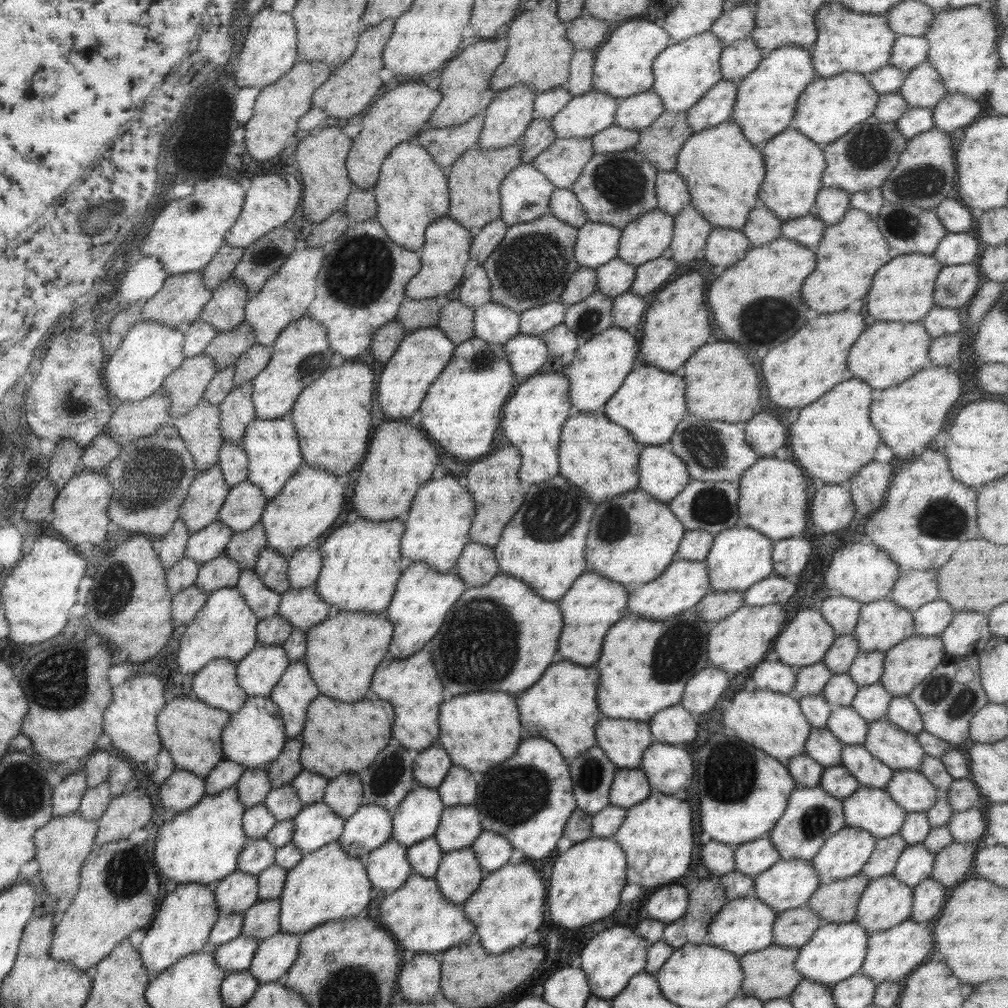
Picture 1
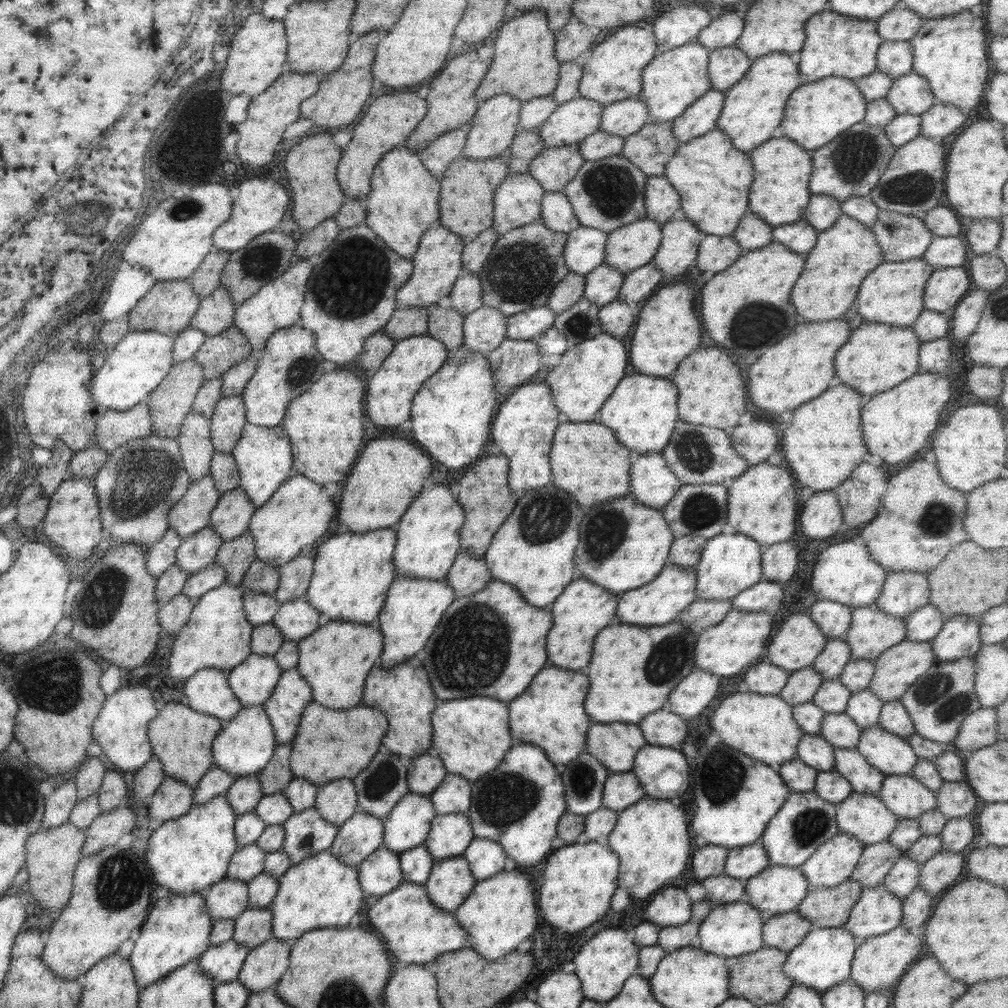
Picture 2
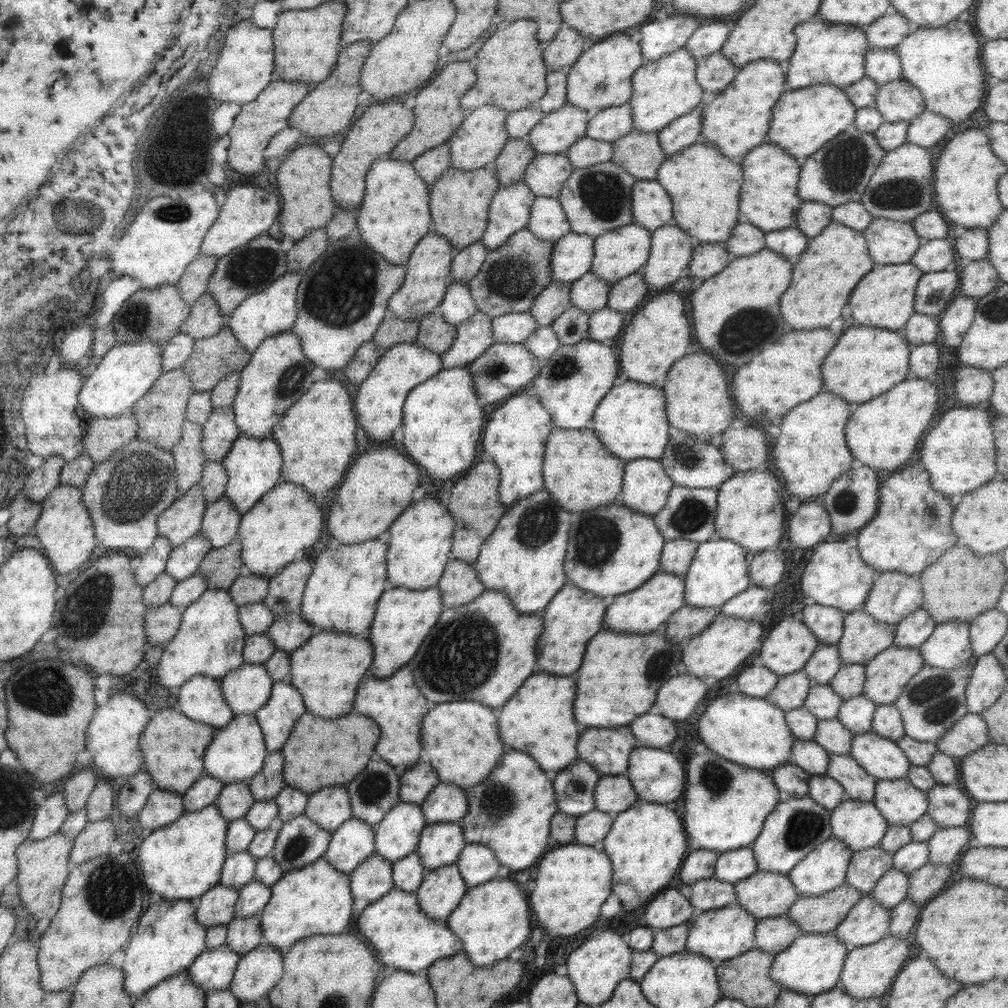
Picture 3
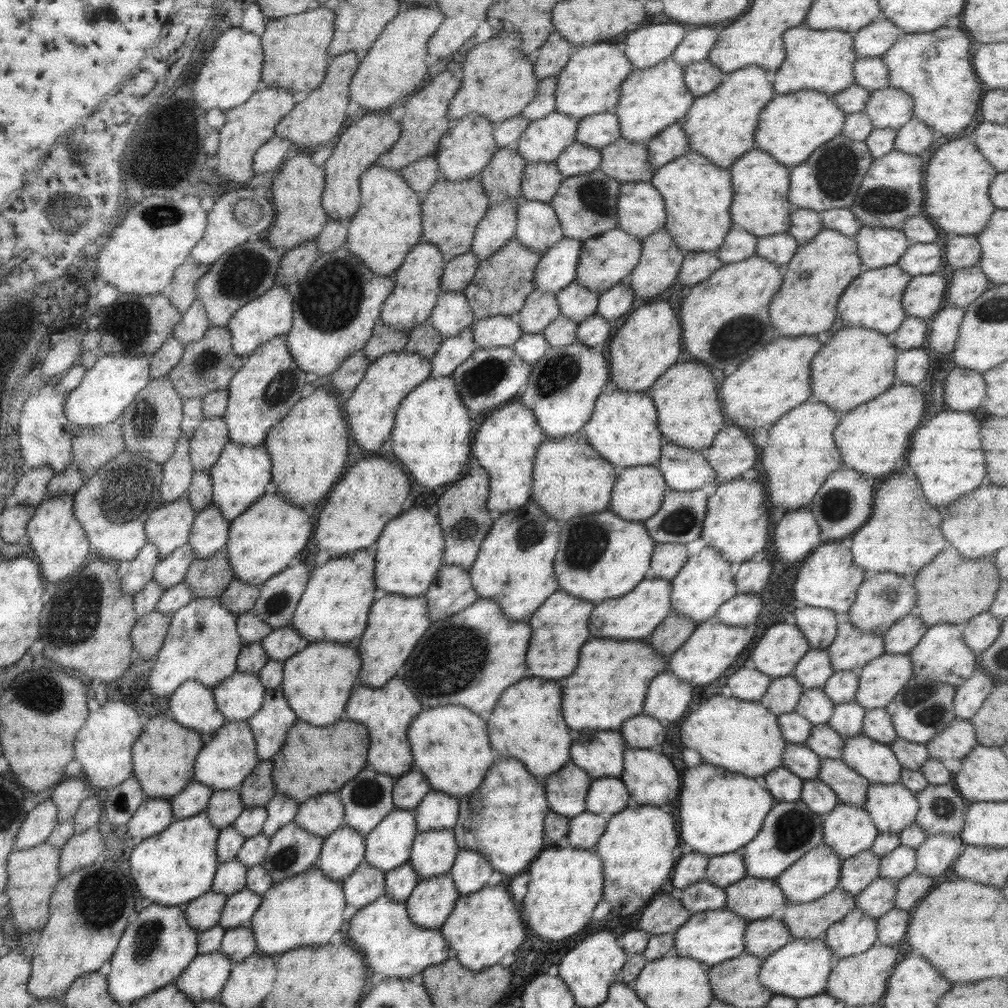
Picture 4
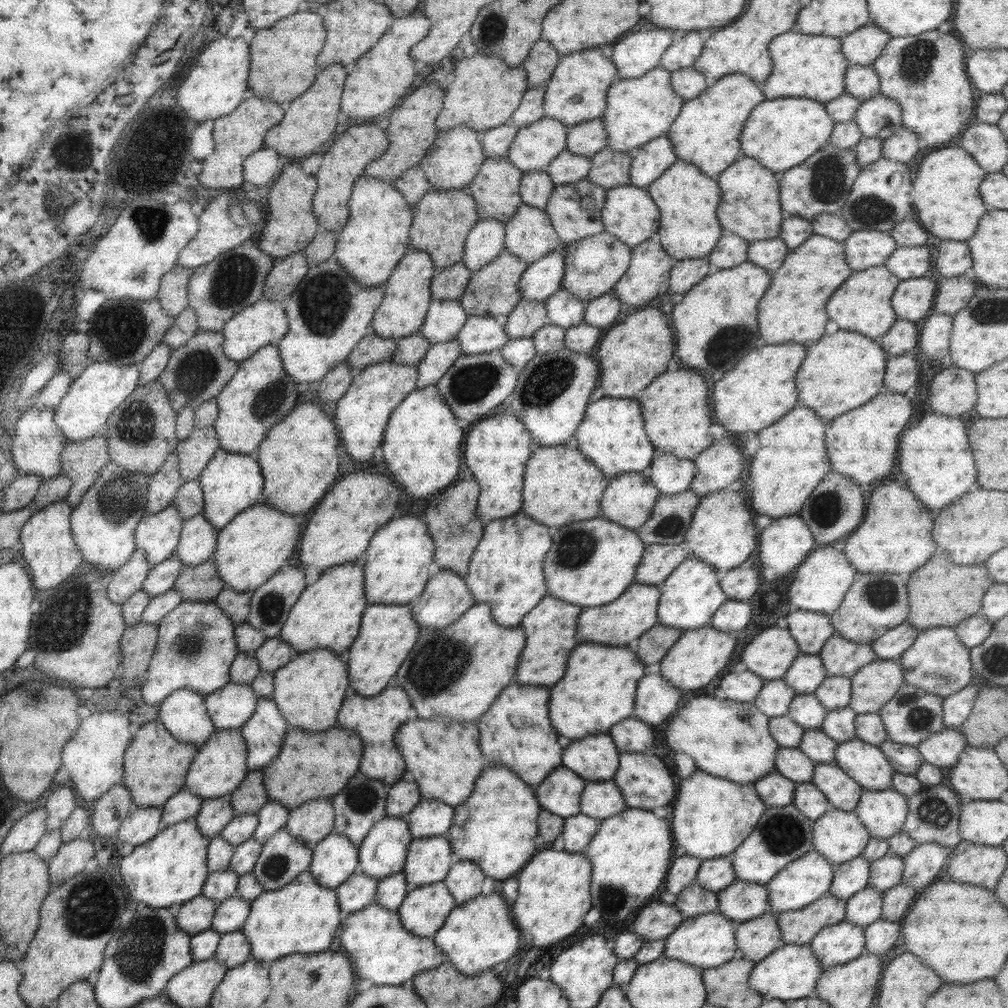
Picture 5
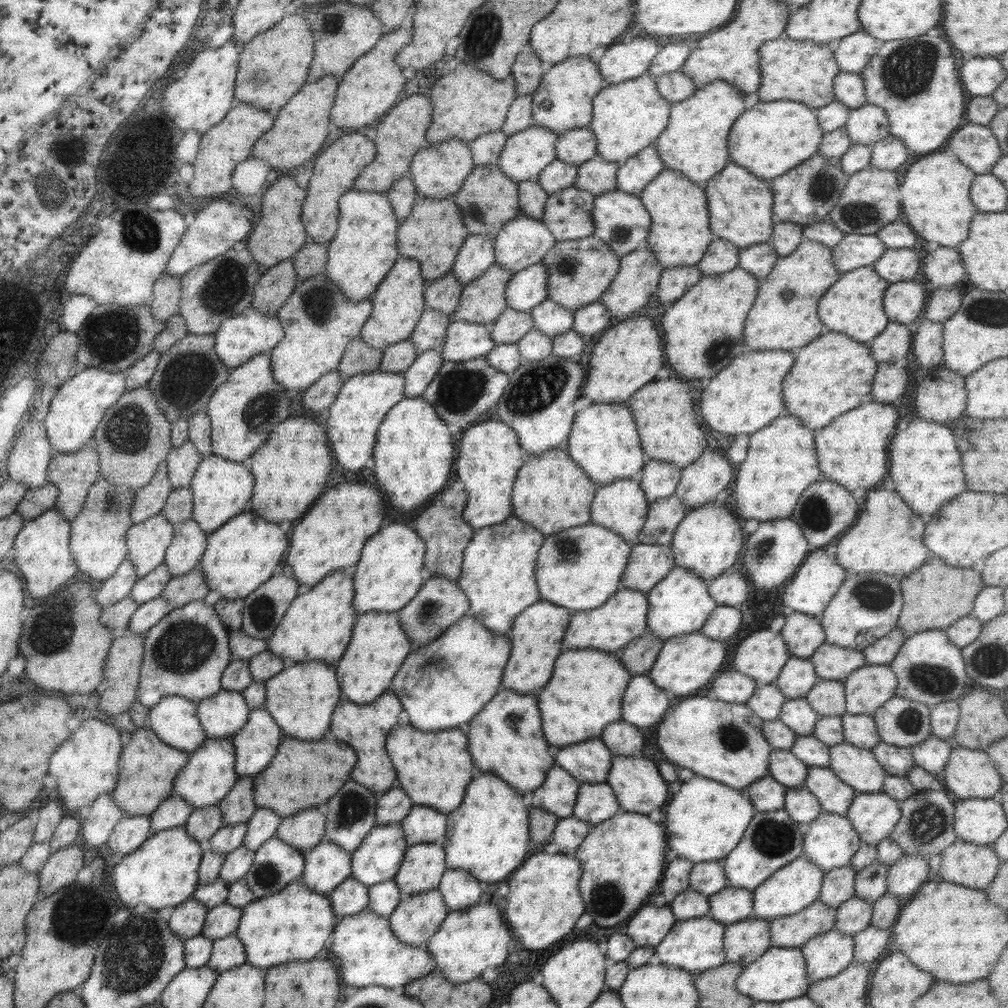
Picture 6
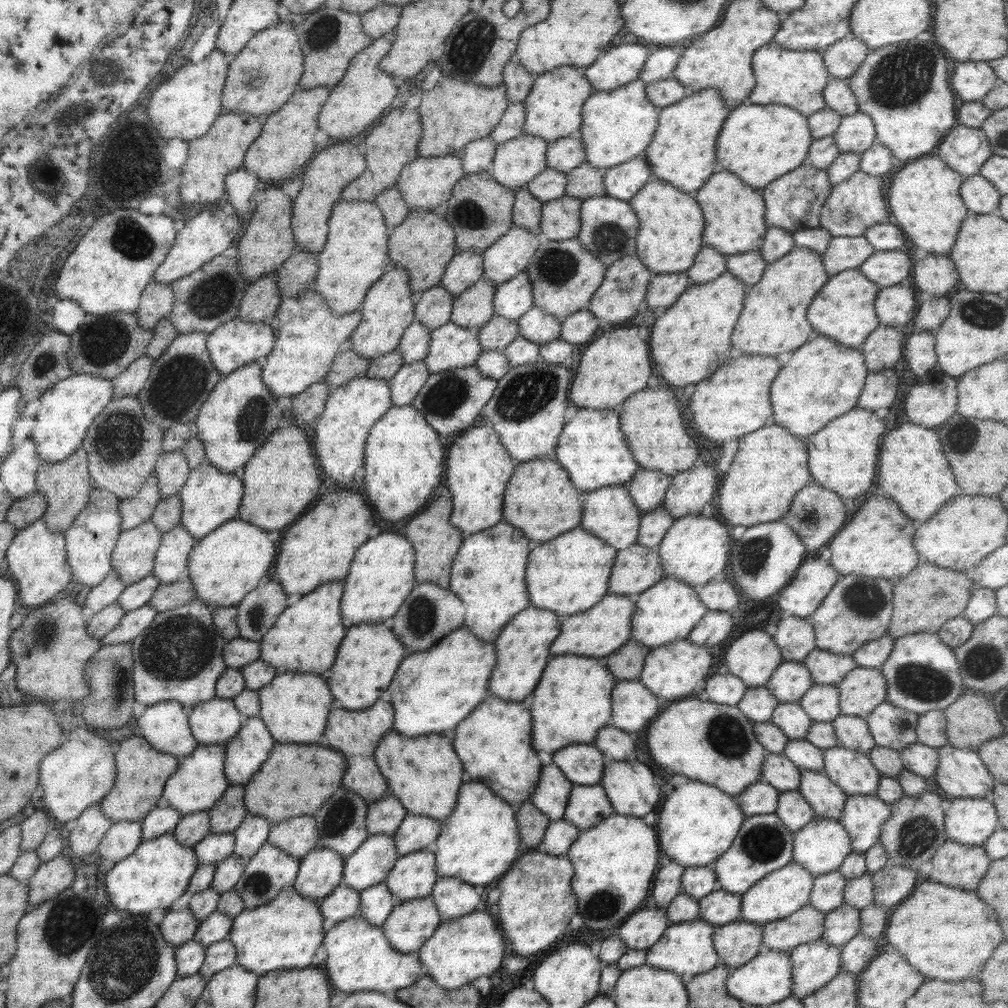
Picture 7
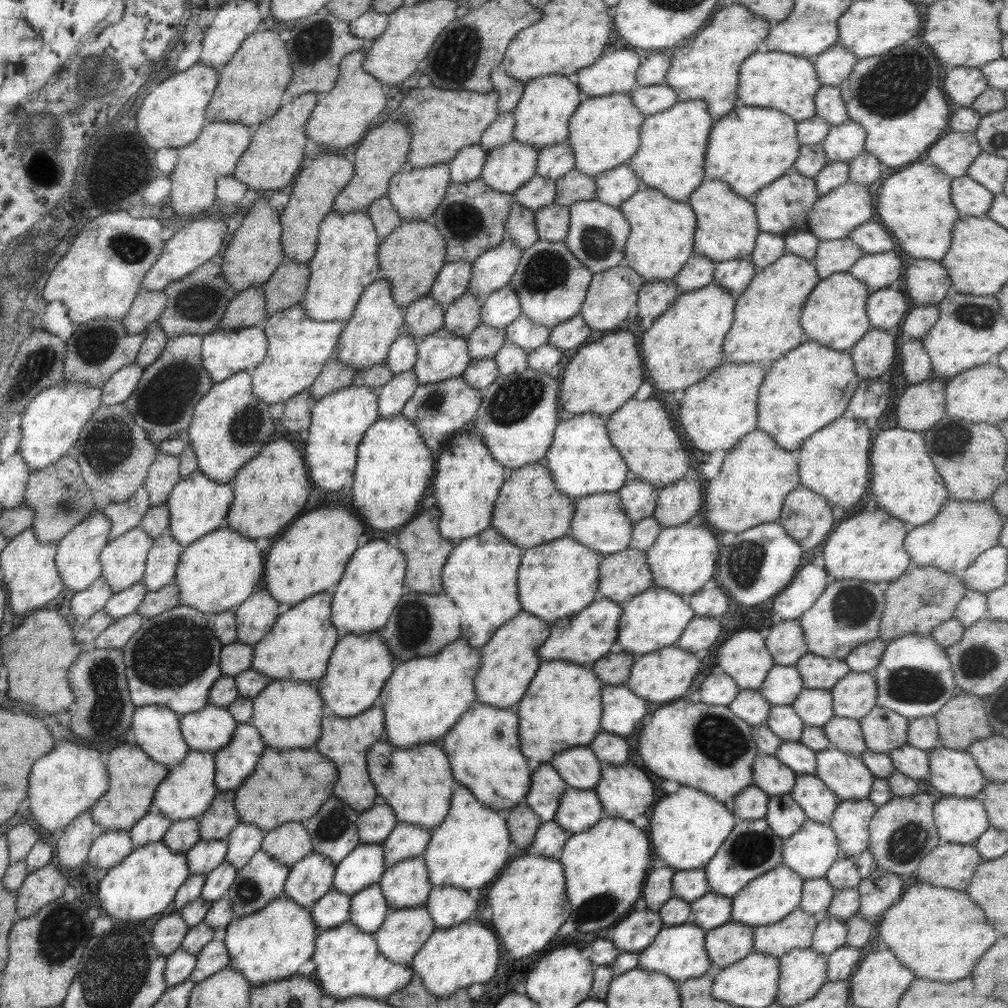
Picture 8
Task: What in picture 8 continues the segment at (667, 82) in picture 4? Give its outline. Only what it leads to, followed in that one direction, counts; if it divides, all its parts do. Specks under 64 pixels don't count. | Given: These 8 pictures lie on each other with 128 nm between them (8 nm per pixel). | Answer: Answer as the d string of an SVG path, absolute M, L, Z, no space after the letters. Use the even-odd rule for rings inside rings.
M627 92L595 97L582 98L581 102L571 113L569 121L567 121L567 138L566 142L571 146L573 152L573 169L585 176L595 177L596 174L602 173L604 170L609 170L614 166L625 164L639 145L639 125L645 116L631 104Z

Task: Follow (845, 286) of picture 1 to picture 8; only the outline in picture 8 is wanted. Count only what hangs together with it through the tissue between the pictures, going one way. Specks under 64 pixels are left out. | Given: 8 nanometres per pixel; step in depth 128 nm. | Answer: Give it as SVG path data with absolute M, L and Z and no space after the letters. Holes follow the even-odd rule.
M783 254L769 266L757 270L735 299L733 322L721 343L724 362L751 362L767 368L775 359L805 342L807 338L799 326L799 315L817 281L815 266L793 254Z

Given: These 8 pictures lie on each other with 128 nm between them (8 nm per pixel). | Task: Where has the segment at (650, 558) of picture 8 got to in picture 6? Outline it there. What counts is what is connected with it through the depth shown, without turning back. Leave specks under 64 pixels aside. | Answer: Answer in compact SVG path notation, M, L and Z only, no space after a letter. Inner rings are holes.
M710 501L701 507L687 510L667 545L671 550L673 567L687 570L708 582L735 564L744 537L742 522L732 514L727 504L715 506L714 502Z

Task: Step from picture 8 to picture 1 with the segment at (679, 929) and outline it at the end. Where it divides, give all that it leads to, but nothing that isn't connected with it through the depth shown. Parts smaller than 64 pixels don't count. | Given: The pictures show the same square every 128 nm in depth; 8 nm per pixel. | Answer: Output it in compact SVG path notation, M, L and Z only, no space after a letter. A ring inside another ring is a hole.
M752 895L730 899L708 923L706 929L708 945L725 950L737 958L747 953L763 950L772 944L771 925L775 918L776 913Z

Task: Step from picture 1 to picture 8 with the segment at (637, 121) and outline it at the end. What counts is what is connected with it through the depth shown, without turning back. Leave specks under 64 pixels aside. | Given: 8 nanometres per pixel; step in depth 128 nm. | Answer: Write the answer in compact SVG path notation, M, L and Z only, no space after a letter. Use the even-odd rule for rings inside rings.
M566 141L537 150L535 175L555 180L573 169L573 152Z

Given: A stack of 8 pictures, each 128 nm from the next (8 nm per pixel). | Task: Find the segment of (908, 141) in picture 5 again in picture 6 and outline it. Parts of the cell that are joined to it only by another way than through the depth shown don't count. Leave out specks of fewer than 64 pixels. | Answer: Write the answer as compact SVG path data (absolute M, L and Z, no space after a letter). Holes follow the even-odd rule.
M889 135L870 144L869 148L871 148L869 164L881 170L895 170L910 156L907 148L897 138Z

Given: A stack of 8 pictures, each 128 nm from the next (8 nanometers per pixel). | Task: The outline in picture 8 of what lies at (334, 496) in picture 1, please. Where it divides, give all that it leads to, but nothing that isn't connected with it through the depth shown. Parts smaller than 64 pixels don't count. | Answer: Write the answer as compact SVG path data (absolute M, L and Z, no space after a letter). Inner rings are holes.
M226 526L204 534L188 546L184 546L179 555L175 575L173 575L173 583L179 590L177 591L178 605L193 608L203 615L233 610L255 590L256 584L259 582L259 575L262 573L264 556L265 550L257 548L255 540L249 540Z

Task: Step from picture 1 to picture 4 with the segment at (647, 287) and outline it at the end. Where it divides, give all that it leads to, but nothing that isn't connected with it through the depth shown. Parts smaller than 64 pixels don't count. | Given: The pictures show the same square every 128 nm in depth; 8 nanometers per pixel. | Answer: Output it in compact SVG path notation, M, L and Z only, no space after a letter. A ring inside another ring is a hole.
M625 281L617 283L599 294L594 315L613 322L621 314L626 314L634 299L635 296Z

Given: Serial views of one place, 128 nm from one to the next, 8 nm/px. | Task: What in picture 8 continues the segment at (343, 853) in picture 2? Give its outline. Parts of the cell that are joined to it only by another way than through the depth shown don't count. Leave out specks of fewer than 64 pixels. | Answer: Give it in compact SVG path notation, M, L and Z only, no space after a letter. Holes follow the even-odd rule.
M311 852L289 867L282 893L298 906L310 910L319 897L331 890L333 871L335 863Z

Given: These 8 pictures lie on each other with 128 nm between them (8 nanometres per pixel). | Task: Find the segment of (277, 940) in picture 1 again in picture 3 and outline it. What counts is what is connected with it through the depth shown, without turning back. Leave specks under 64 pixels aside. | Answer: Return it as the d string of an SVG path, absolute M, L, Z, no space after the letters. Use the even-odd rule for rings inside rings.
M261 942L256 948L239 956L228 990L237 998L240 1005L263 1002L266 994L279 980L282 974L282 952L267 947Z

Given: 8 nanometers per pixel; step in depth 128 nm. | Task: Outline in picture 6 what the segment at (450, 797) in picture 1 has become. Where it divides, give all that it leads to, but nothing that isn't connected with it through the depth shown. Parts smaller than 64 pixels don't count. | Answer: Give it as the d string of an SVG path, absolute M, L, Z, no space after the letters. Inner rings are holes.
M412 806L400 822L403 840L408 846L436 843L445 834L447 816L425 806Z

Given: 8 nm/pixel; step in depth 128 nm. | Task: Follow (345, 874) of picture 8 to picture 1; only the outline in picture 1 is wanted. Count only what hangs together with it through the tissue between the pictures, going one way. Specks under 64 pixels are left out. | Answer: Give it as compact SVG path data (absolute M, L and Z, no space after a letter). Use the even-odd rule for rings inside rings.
M419 786L410 790L391 814L390 838L407 847L430 838L444 807L436 788Z

